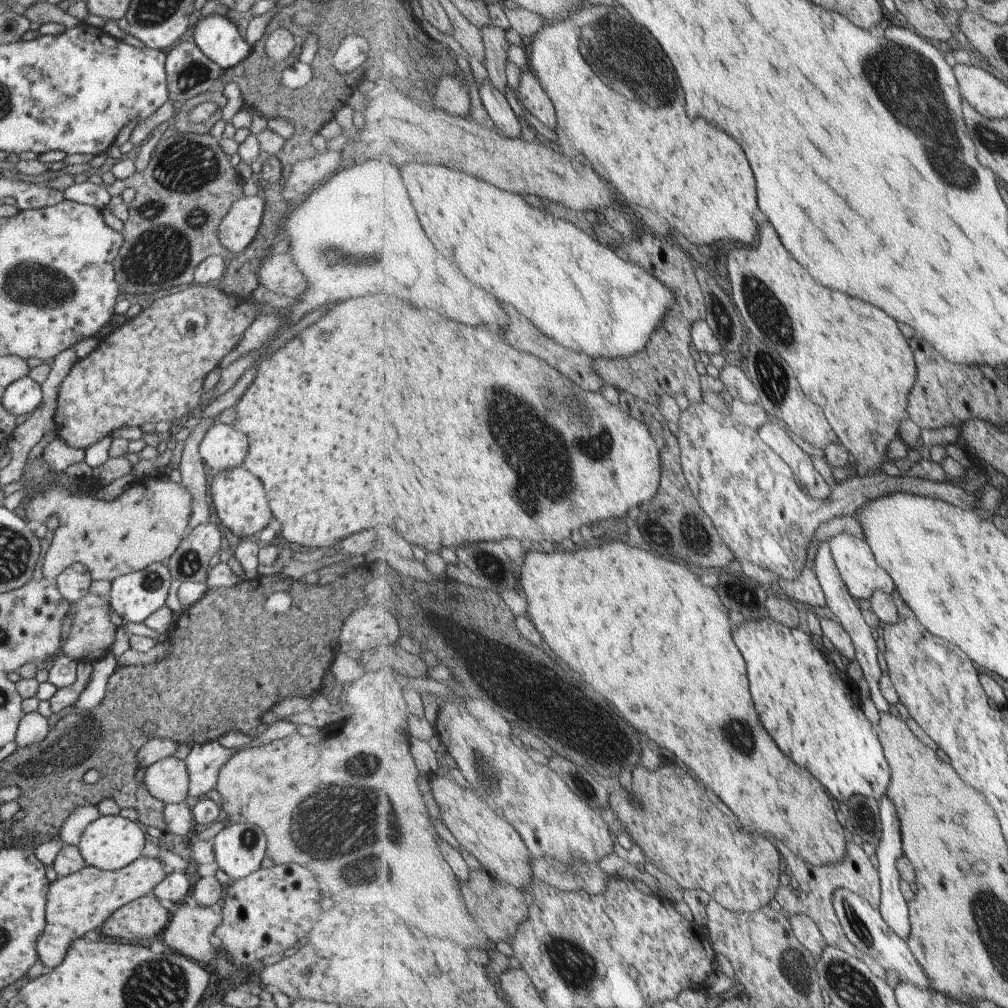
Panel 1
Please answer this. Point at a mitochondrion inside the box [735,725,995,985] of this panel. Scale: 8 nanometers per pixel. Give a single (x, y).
(852, 916)

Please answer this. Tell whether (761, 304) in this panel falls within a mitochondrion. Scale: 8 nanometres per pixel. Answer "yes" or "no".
yes

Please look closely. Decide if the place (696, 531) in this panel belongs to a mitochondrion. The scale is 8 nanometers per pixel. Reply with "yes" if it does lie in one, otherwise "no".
yes

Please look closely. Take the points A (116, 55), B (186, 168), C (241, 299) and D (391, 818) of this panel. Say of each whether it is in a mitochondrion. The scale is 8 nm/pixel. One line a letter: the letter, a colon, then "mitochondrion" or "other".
A: other
B: mitochondrion
C: other
D: mitochondrion

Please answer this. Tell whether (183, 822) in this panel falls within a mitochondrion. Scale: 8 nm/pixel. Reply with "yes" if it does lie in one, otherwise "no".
no

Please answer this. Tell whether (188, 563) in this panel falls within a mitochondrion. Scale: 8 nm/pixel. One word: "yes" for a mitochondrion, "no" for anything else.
yes

